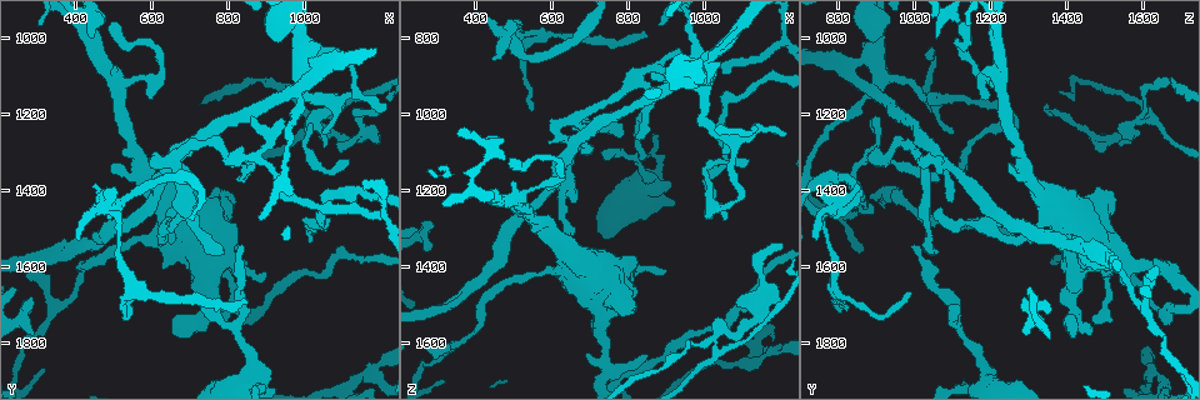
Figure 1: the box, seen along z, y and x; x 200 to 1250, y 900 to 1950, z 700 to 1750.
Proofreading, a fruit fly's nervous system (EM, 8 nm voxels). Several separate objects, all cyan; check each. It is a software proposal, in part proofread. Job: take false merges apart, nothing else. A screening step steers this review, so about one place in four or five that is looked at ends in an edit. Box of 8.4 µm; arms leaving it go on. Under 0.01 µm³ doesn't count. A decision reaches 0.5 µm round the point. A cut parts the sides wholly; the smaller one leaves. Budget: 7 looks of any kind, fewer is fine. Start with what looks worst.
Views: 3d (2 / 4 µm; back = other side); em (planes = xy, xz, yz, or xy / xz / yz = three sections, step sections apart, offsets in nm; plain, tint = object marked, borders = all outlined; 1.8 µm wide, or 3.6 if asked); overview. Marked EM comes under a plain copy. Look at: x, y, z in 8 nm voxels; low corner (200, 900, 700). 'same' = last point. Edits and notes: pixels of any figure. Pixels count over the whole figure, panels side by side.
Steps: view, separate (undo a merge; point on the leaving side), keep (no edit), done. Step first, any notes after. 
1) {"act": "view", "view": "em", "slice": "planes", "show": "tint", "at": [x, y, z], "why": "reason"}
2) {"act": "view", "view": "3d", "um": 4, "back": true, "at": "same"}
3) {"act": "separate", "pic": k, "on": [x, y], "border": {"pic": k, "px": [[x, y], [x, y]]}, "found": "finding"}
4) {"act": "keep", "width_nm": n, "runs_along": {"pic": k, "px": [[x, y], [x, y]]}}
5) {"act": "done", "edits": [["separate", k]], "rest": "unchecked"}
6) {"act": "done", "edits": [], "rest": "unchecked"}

{"act": "view", "view": "em", "um": 3.6, "slice": "xy", "step": 16, "show": "tint", "at": [1035, 1220, 1575], "why": "four arms meet"}

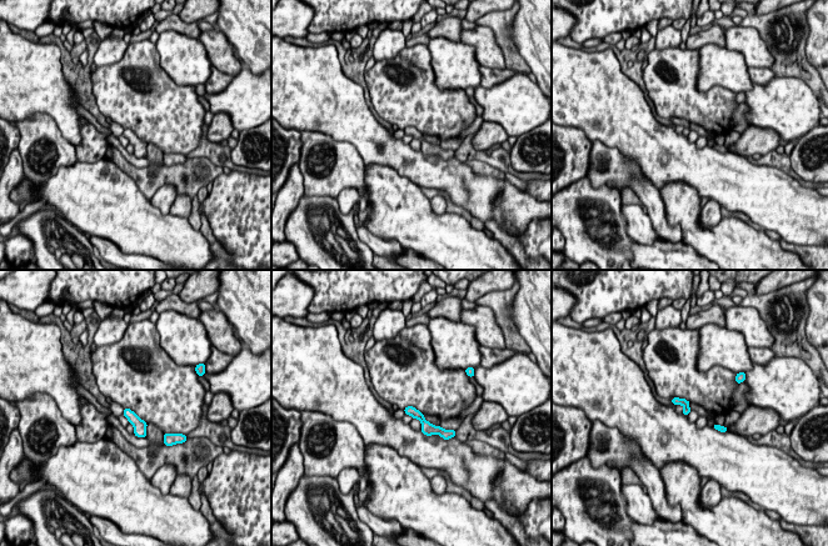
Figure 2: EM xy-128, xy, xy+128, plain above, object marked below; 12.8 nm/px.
{"act": "view", "view": "em", "um": 3.6, "slice": "planes", "show": "borders", "at": "same", "why": "cut it another way"}

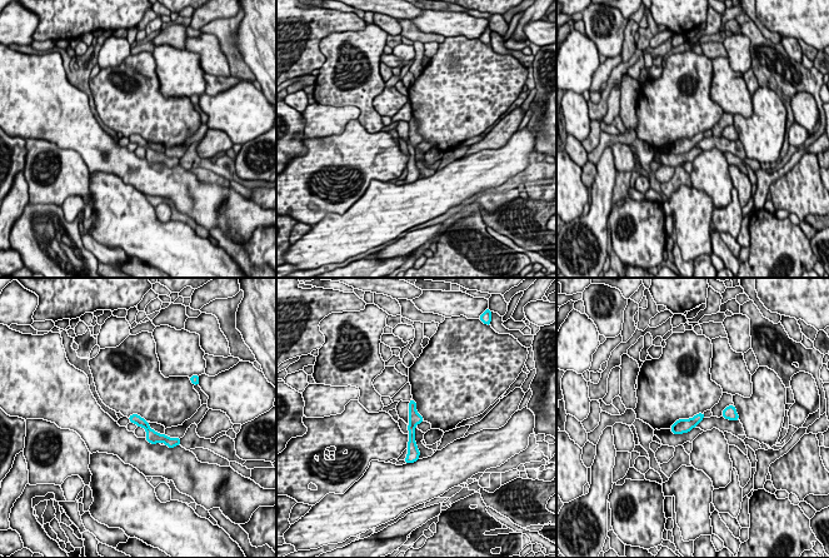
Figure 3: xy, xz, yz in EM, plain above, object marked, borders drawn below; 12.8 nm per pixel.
{"act": "separate", "pic": 3, "on": [411, 443], "found": "two cells meet here"}

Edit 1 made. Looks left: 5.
{"act": "view", "view": "em", "slice": "yz", "step": 8, "show": "tint", "at": [660, 1325, 1020], "why": "narrows sharply"}

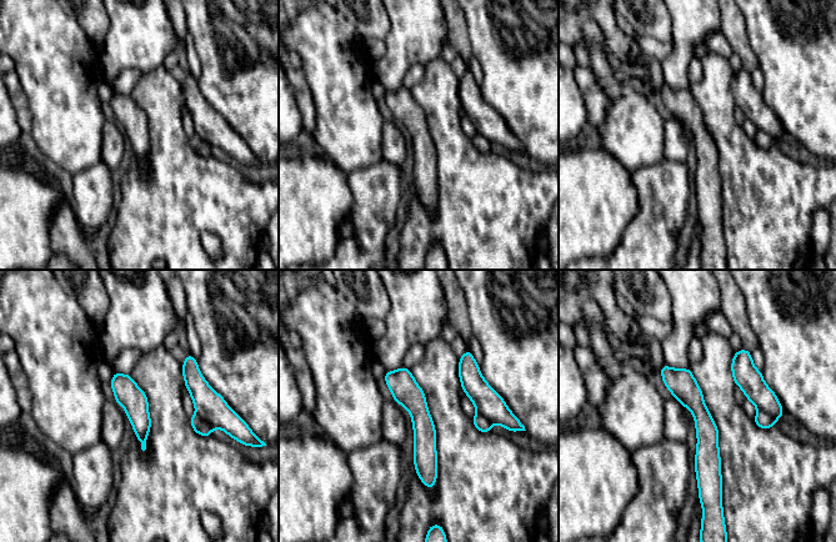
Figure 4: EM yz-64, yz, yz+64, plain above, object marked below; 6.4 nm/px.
{"act": "view", "view": "em", "slice": "planes", "show": "tint", "at": "same"}

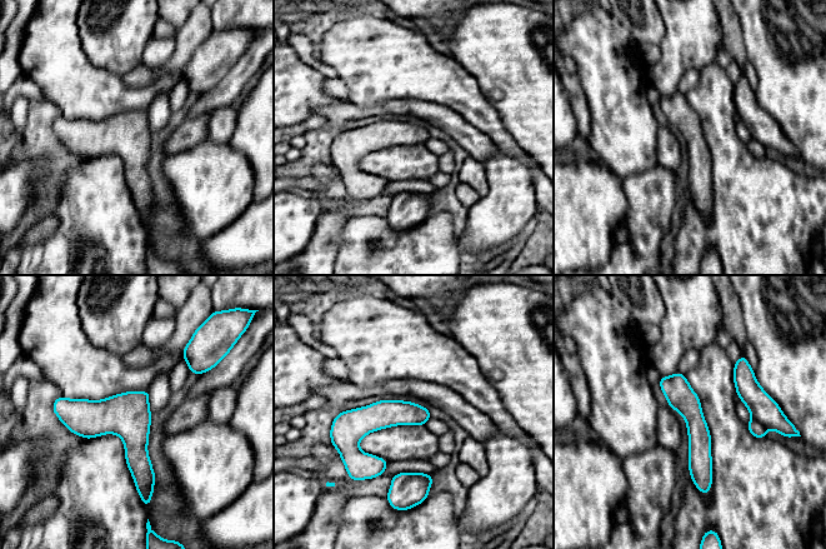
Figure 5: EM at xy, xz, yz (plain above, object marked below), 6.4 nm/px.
{"act": "keep", "width_nm": 170, "runs_along": {"pic": 5, "px": [[59, 409], [111, 418], [150, 488]]}, "found": "continuous, no second cell"}

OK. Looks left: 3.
{"act": "view", "view": "3d", "um": 2, "at": [1200, 1865, 1625], "why": "sharp bend"}

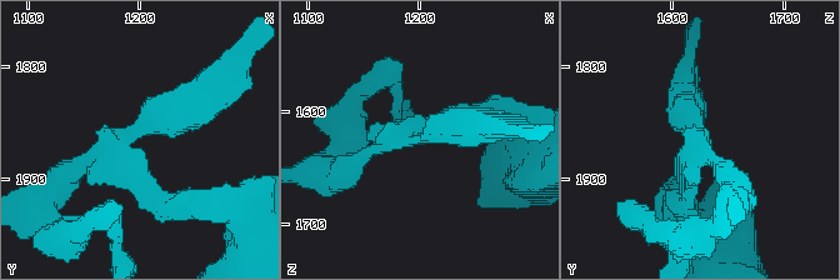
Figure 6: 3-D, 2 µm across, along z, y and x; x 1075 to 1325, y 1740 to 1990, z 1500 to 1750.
{"act": "view", "view": "em", "slice": "xy", "step": 16, "show": "tint", "at": [1192, 1862, 1622]}

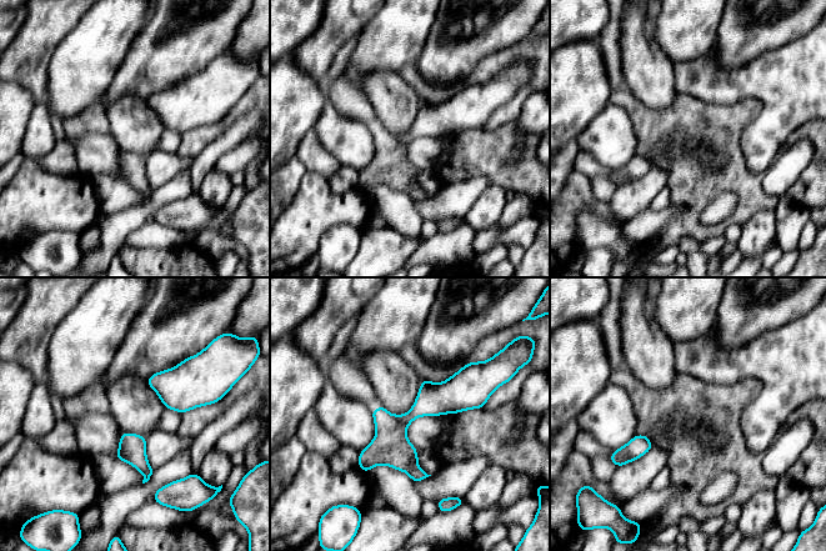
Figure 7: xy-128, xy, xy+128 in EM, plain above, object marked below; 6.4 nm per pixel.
{"act": "separate", "pic": 7, "on": [390, 446], "border": {"pic": 7, "px": [[391, 415], [396, 421], [406, 426]]}, "found": "a second cell is stuck on"}

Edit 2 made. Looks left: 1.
{"act": "done", "edits": [["separate", 3], ["separate", 7]], "rest": "unchecked"}

